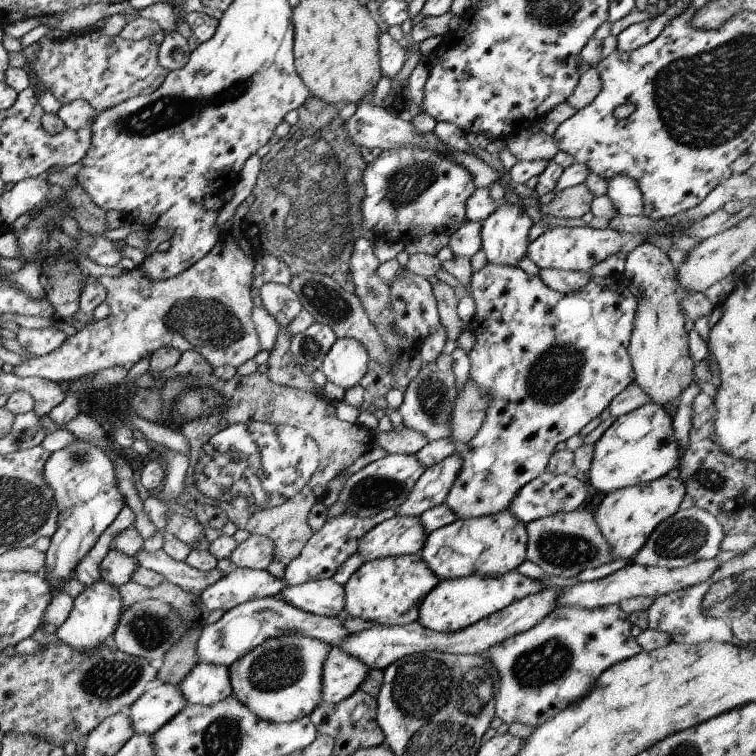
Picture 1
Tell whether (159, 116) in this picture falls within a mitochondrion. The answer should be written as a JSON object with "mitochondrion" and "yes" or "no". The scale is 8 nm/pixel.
{"mitochondrion":"yes"}

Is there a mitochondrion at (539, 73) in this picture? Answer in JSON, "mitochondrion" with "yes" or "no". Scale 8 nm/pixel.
{"mitochondrion":"no"}

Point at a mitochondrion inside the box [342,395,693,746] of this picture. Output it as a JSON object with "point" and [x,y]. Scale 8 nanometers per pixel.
{"point":[550,661]}

